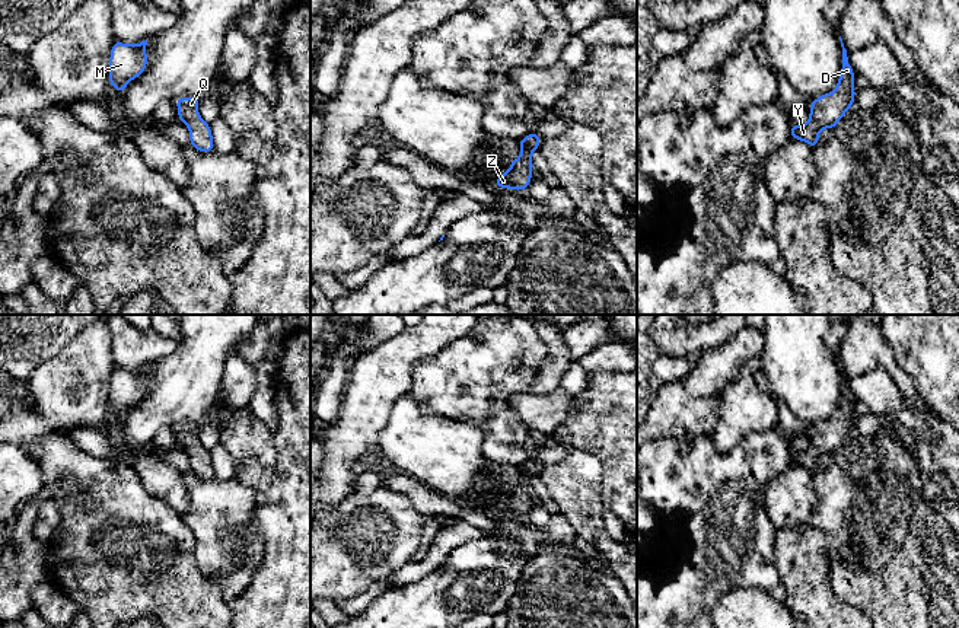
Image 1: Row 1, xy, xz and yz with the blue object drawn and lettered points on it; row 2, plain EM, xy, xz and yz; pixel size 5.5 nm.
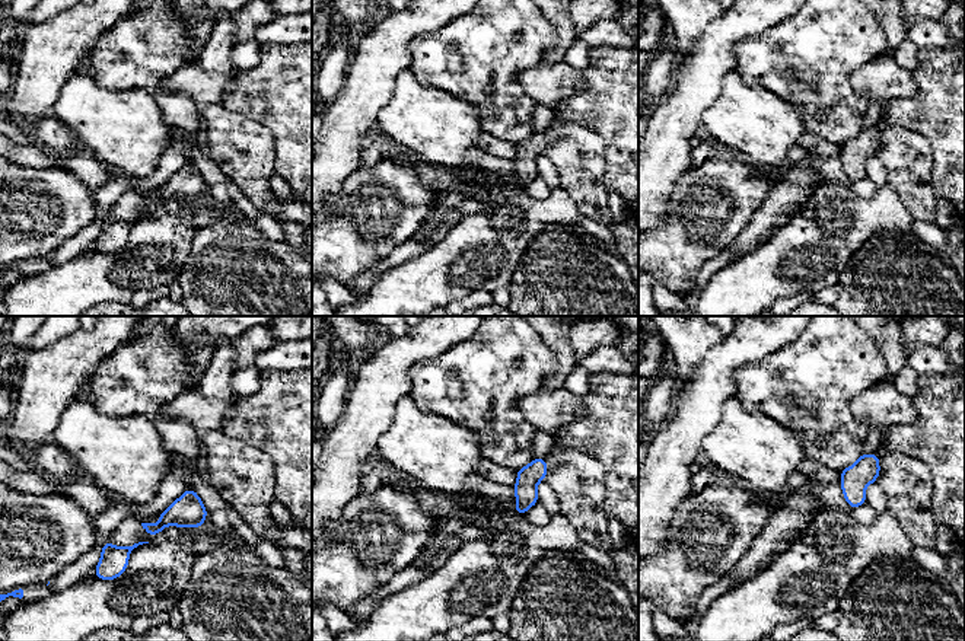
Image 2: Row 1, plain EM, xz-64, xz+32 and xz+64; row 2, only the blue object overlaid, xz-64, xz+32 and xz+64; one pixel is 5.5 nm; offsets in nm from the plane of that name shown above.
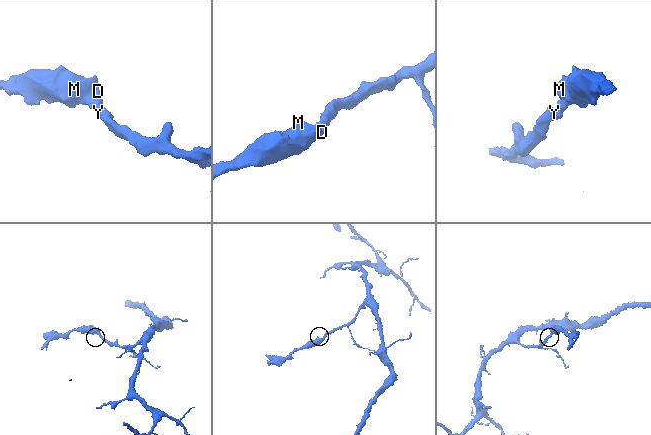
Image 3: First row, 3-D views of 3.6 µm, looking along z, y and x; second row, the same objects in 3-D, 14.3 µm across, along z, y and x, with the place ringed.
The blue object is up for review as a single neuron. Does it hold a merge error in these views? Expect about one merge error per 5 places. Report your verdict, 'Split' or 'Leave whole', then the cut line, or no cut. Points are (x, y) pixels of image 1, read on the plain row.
Leave whole. No split

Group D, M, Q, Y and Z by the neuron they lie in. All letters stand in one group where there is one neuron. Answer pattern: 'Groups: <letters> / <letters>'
Groups: D M Q Y Z

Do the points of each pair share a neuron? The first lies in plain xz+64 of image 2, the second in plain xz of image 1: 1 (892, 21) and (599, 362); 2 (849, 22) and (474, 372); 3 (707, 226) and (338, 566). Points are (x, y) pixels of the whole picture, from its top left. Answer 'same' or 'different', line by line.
1: different
2: same
3: same

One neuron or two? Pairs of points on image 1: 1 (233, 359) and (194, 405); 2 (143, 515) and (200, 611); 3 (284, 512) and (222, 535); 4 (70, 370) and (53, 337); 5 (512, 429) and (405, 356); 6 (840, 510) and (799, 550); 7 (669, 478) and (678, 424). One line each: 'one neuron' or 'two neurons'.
1: two neurons
2: one neuron
3: two neurons
4: two neurons
5: two neurons
6: two neurons
7: two neurons

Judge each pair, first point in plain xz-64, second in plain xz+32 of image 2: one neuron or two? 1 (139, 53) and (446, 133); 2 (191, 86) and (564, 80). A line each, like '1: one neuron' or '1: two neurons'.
1: two neurons
2: one neuron

